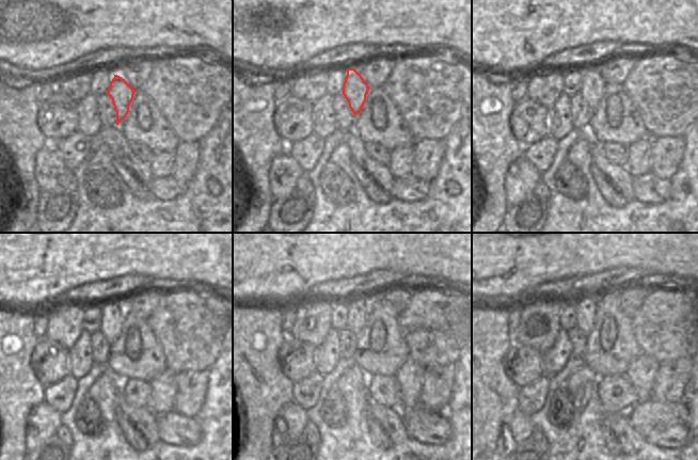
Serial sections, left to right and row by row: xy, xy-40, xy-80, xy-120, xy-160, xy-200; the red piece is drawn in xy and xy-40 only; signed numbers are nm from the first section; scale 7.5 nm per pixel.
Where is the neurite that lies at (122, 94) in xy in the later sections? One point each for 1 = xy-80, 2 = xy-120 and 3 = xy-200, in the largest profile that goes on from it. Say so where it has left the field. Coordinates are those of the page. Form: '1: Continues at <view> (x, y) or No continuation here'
1: Continues at xy-80 (592, 88)
2: Continues at xy-120 (112, 313)
3: Continues at xy-200 (585, 307)

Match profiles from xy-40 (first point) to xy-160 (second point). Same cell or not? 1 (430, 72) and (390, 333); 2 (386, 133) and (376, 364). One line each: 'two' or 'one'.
1: two
2: one

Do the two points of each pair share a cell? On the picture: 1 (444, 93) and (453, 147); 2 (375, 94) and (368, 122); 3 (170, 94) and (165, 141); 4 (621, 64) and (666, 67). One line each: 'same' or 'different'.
1: different
2: same
3: different
4: different

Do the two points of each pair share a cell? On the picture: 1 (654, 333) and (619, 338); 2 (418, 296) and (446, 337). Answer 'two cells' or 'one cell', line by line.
1: two cells
2: one cell

